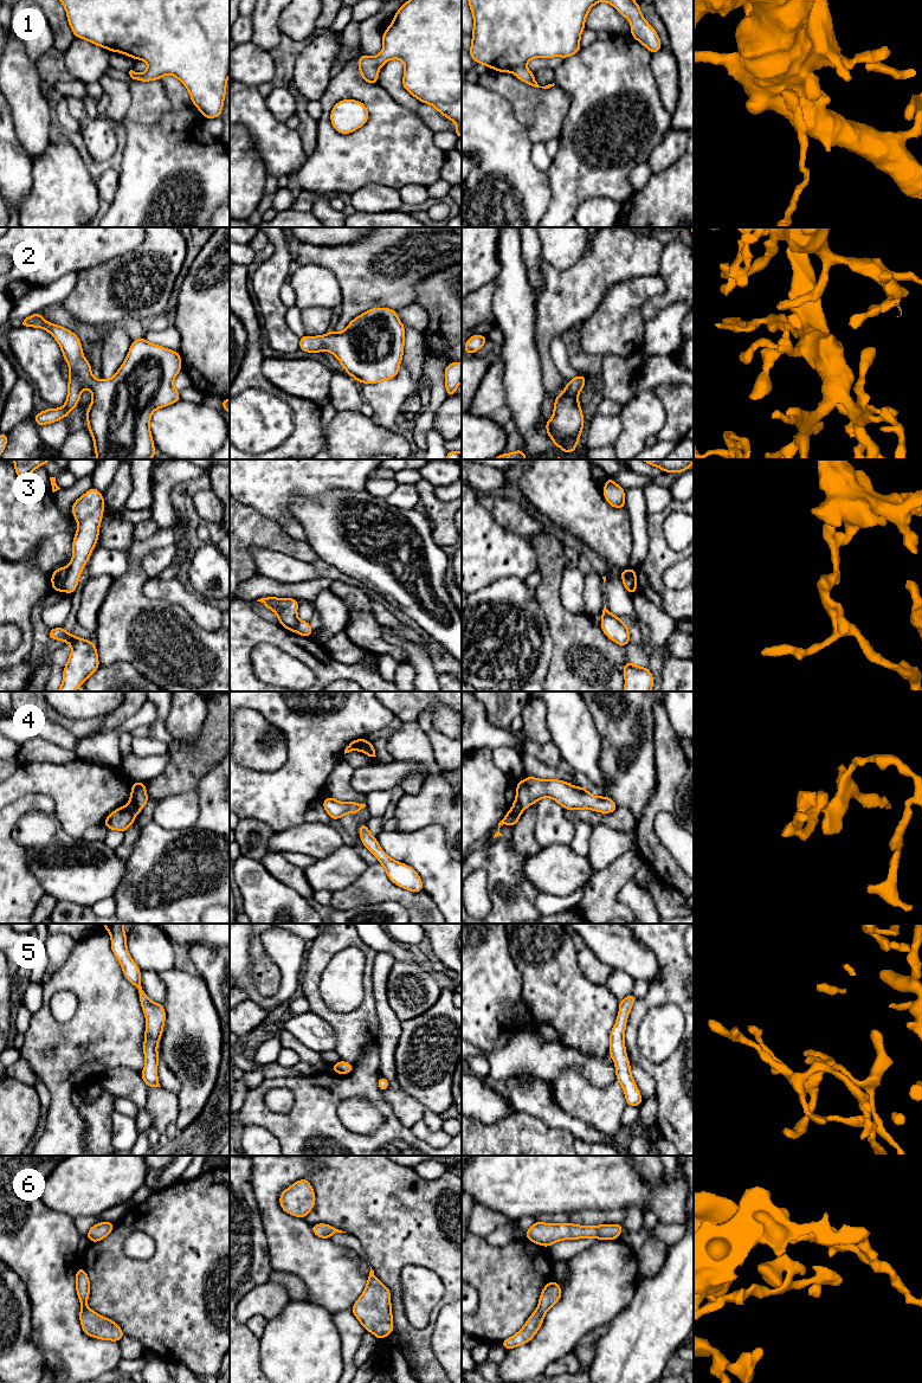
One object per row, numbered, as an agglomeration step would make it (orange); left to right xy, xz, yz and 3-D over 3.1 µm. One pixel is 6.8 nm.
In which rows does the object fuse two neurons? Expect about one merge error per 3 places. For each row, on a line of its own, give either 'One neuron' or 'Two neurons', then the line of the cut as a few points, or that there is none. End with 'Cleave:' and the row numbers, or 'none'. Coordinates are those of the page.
1: One neuron. No split
2: One neuron. No split
3: Two neurons. Split along xy (66, 567), (66, 574), (60, 590)
4: Two neurons. Split along xy (127, 805), (135, 814)
5: One neuron. No split
6: One neuron. No split
Cleave: 3, 4

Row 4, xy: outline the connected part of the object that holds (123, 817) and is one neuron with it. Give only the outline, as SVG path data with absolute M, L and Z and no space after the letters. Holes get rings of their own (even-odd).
M121 806L112 811L104 819L104 824L108 830L120 830L125 832L127 829L134 823L136 813L130 809L130 806Z

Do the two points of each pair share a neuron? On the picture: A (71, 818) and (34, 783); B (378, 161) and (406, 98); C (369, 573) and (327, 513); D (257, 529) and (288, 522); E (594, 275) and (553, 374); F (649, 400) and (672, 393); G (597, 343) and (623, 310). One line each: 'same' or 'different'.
A: same
B: different
C: same
D: different
E: same
F: different
G: same

